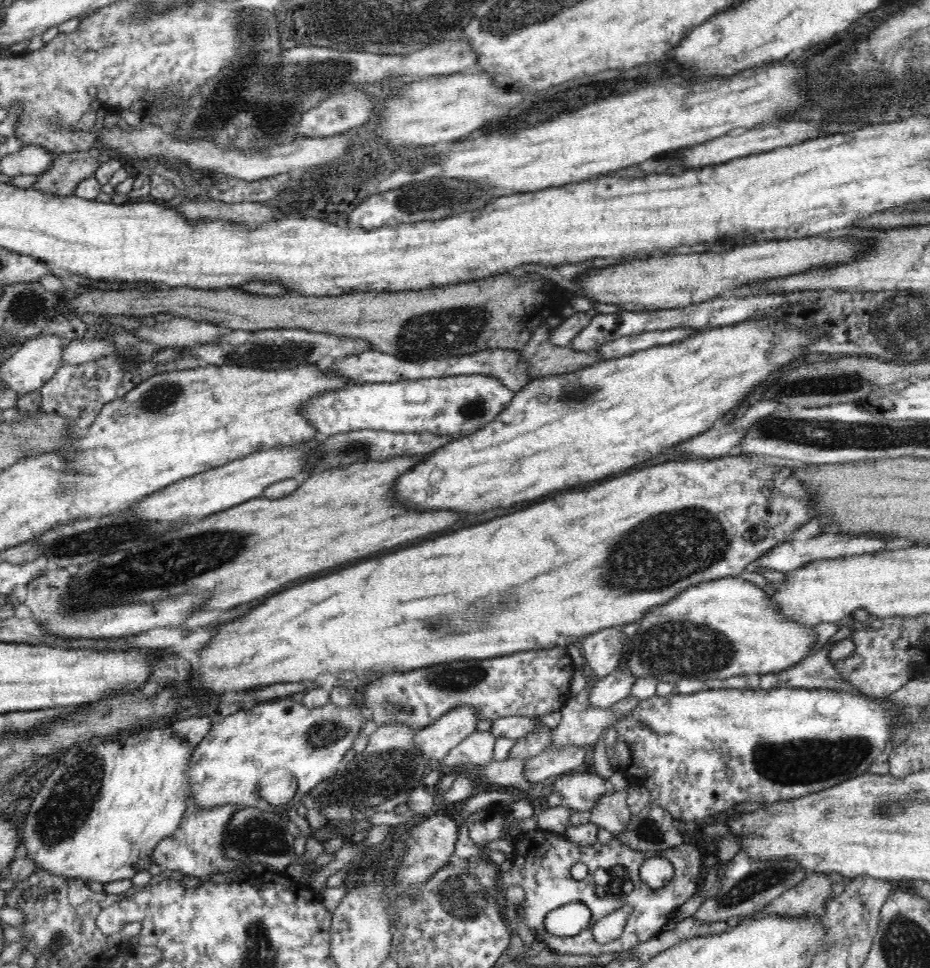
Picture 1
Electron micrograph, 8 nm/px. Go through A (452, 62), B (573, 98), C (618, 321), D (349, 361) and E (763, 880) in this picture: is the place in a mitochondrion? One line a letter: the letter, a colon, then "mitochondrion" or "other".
A: other
B: mitochondrion
C: other
D: other
E: mitochondrion

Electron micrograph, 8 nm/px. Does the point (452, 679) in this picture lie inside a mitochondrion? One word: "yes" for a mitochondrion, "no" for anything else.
yes

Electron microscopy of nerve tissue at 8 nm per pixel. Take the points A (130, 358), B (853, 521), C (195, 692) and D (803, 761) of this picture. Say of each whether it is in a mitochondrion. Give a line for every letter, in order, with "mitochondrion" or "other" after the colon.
A: mitochondrion
B: other
C: other
D: mitochondrion

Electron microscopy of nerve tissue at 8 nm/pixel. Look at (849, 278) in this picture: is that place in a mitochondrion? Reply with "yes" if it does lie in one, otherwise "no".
no

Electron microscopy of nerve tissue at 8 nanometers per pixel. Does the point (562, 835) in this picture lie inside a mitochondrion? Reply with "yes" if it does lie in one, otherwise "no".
no

